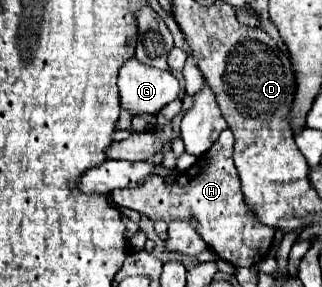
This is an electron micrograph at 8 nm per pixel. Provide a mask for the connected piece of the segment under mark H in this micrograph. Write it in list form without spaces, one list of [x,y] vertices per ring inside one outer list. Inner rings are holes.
[[[227,128],[221,132],[215,146],[203,154],[187,172],[181,172],[177,180],[169,186],[161,176],[147,176],[135,188],[119,188],[111,192],[111,198],[123,206],[131,208],[153,222],[157,220],[187,220],[197,218],[195,230],[203,238],[209,250],[217,254],[217,258],[233,264],[235,268],[253,268],[257,266],[271,248],[275,230],[259,224],[255,216],[249,212],[247,204],[243,202],[241,188],[239,188],[239,174],[233,166],[233,132]]]

